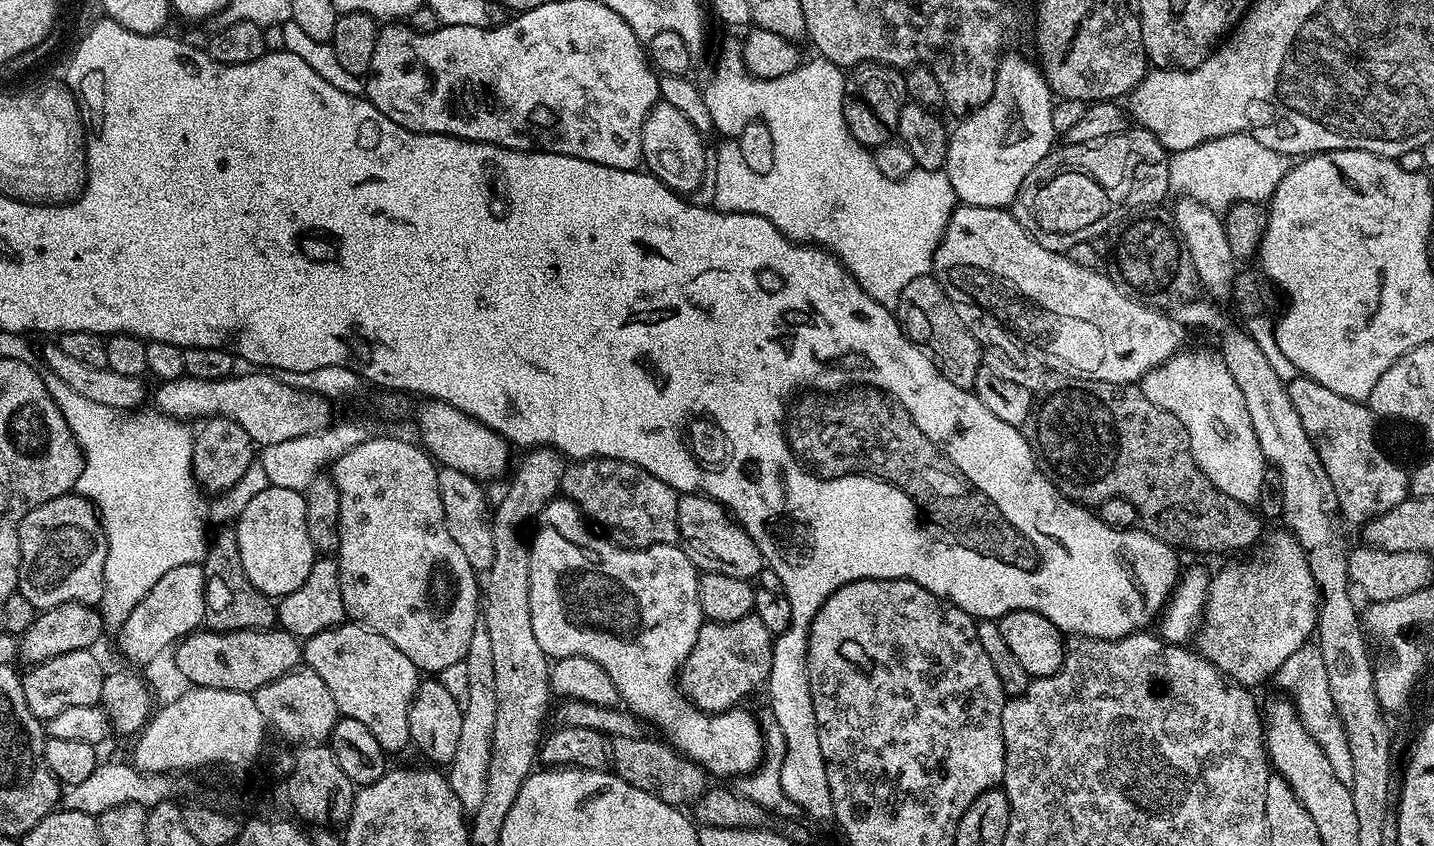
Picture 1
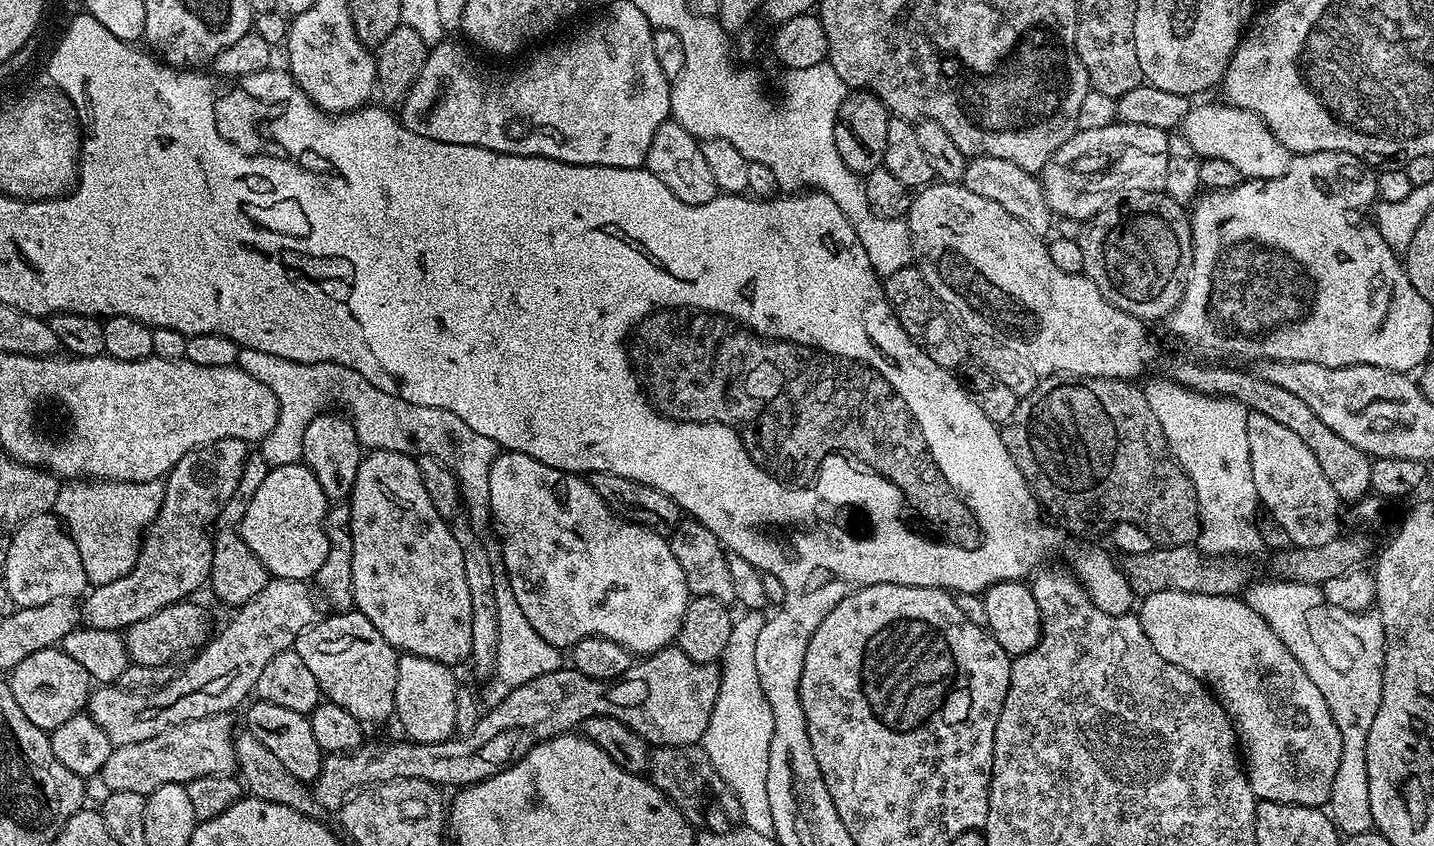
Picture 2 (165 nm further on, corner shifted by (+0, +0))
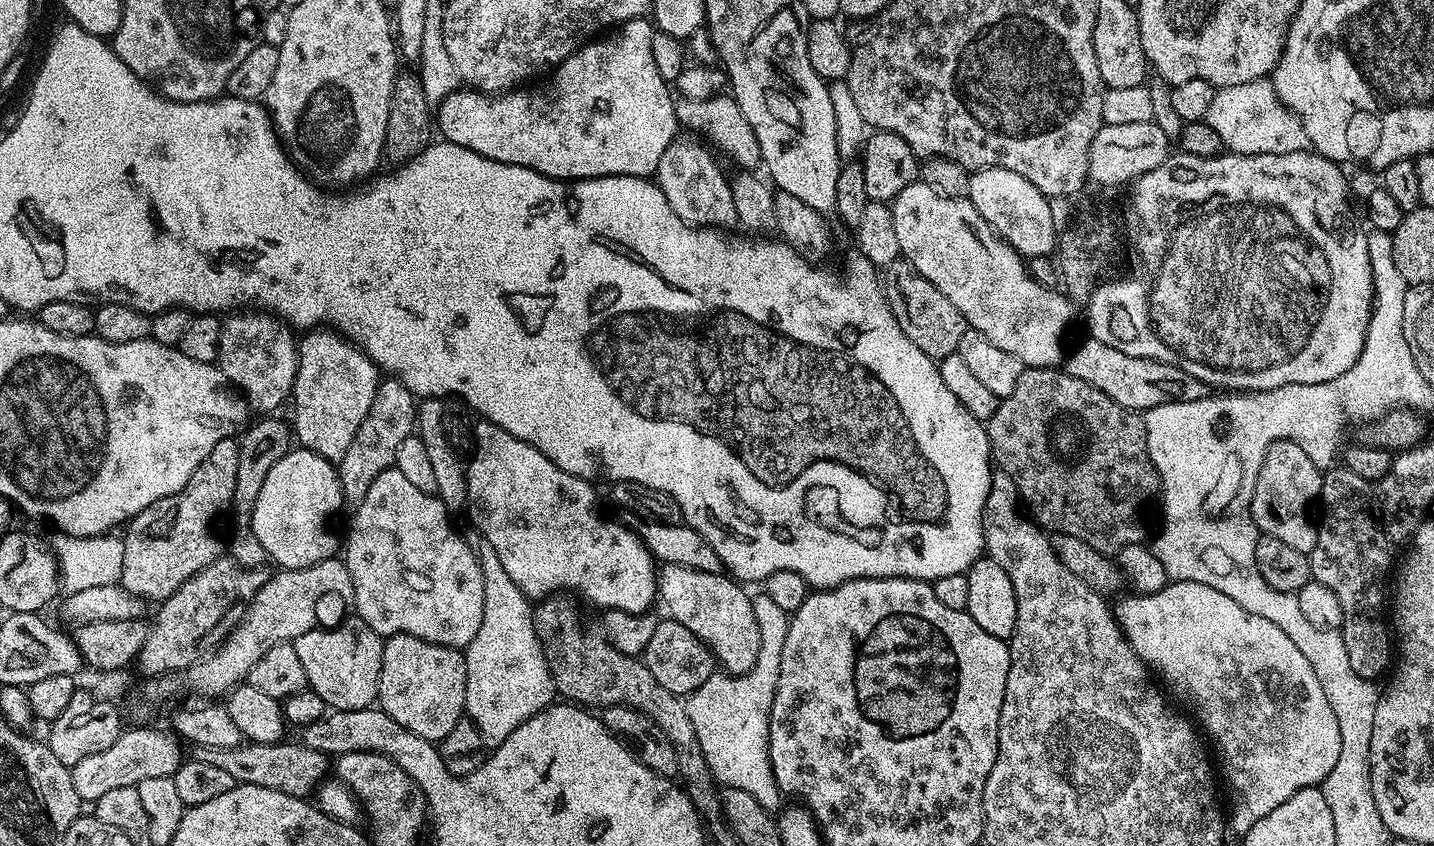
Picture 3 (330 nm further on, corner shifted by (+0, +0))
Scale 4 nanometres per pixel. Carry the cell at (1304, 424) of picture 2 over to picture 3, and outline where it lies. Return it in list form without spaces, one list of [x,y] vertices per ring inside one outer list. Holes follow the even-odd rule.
[[[1085,338],[1071,352],[1072,349],[1063,361],[1063,371],[1074,378],[1082,378],[1082,382],[1090,382],[1094,390],[1102,390],[1106,398],[1114,398],[1118,406],[1129,408],[1131,412],[1143,414],[1154,406],[1170,402],[1204,400],[1210,394],[1209,385],[1194,378],[1194,374],[1186,374],[1186,370],[1178,370],[1178,366],[1170,366],[1170,362],[1158,362],[1154,358],[1134,358],[1130,354],[1122,354],[1122,350],[1106,346],[1106,342]]]

